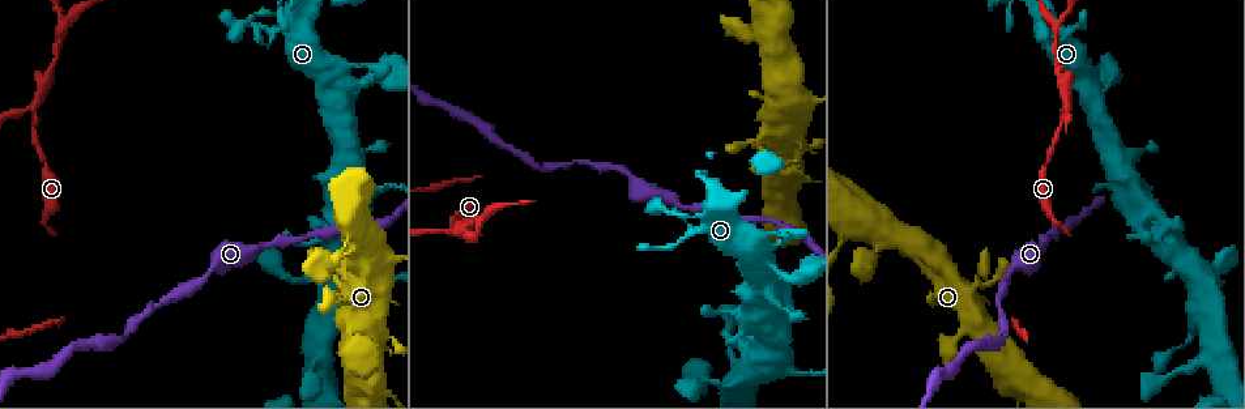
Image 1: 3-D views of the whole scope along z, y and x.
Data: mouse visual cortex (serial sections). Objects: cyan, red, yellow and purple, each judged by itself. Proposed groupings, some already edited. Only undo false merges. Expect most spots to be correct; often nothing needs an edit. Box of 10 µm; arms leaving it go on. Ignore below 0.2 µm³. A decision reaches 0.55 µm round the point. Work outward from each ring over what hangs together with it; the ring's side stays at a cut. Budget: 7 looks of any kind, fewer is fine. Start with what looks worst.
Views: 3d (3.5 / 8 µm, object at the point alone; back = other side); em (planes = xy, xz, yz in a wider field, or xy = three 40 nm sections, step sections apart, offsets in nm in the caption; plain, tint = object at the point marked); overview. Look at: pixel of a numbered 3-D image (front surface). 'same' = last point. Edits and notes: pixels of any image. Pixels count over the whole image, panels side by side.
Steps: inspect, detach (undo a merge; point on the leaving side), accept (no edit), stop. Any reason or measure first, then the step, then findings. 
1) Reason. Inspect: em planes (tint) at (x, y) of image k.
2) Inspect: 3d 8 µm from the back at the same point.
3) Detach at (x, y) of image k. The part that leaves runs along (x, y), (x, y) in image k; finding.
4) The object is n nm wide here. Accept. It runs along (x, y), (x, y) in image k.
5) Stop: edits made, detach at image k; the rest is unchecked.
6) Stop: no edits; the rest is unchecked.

Inspect: 3d 3.5 µm from the back at (1067, 108) of image 1.

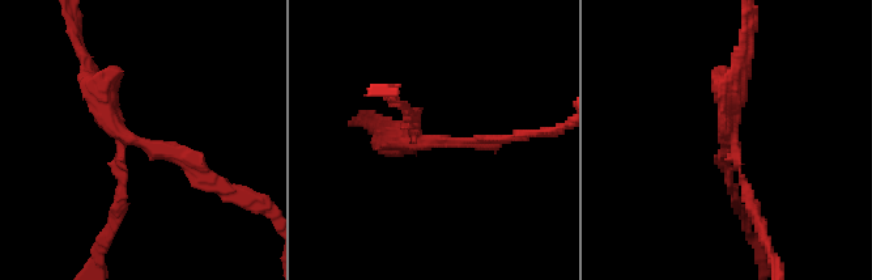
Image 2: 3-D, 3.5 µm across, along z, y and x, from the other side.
Inspect: em xy step 5 (tint) at (121, 139) of image 2.

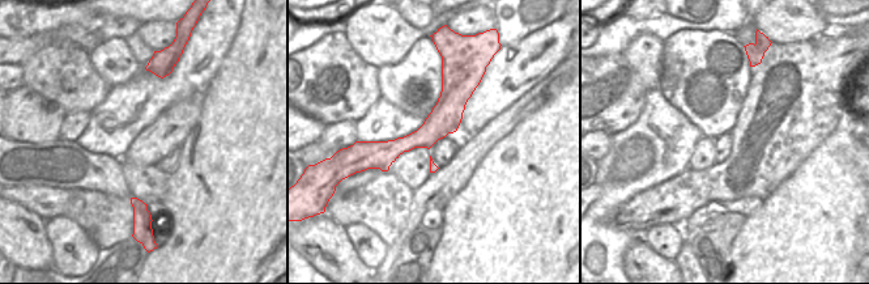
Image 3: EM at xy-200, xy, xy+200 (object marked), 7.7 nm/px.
Detach at (173, 149) of image 2. The part that leaves runs along (728, 135), (728, 79), (745, 30) in image 2; a second cell is stuck on.

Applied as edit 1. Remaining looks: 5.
Inspect: 3d 3.5 µm at (376, 337) of image 1.

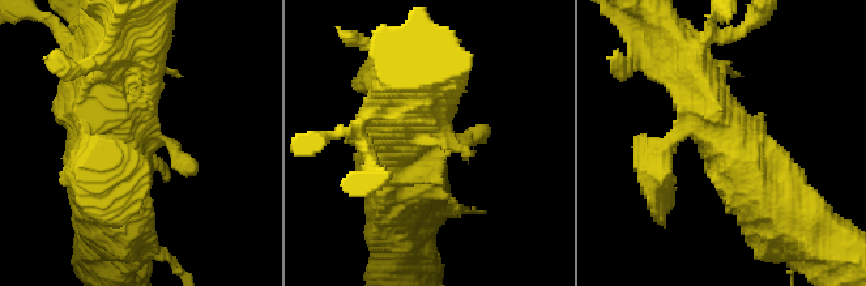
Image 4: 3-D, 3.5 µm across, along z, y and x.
Shape alone is not enough. Inspect: em xy step 5 (tint) at the same point.

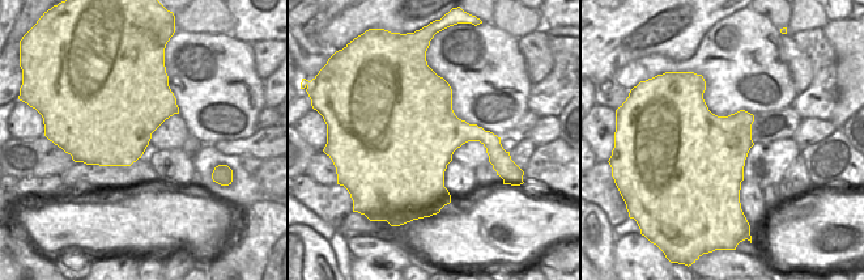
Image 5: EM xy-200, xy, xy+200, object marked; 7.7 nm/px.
Accept. It runs along (397, 115), (393, 141), (426, 149), (490, 132) in image 4; one cell here.

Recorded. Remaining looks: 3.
A narrow waist. Inspect: 3d 8 µm from the back at (1049, 238) of image 1.

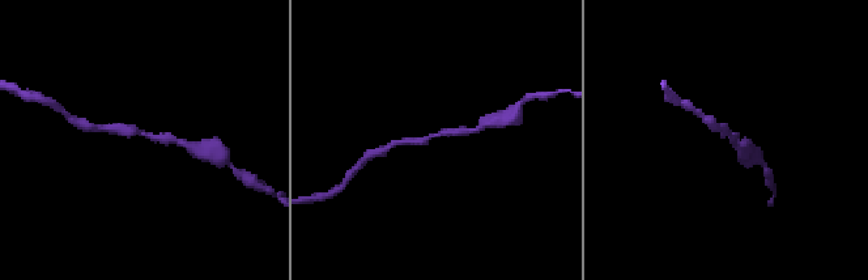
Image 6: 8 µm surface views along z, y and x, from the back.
The arms are 200, 250 nm wide. Inspect: em xy step 1 (tint) at the same point.

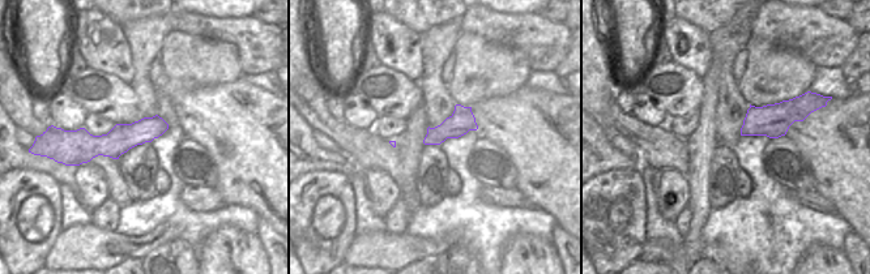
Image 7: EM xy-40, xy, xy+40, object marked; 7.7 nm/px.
Accept. It runs along (182, 143), (110, 127) in image 6; continuous, no second cell.

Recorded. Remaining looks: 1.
Stop: edits made, detach at image 2; the rest is unchecked.

